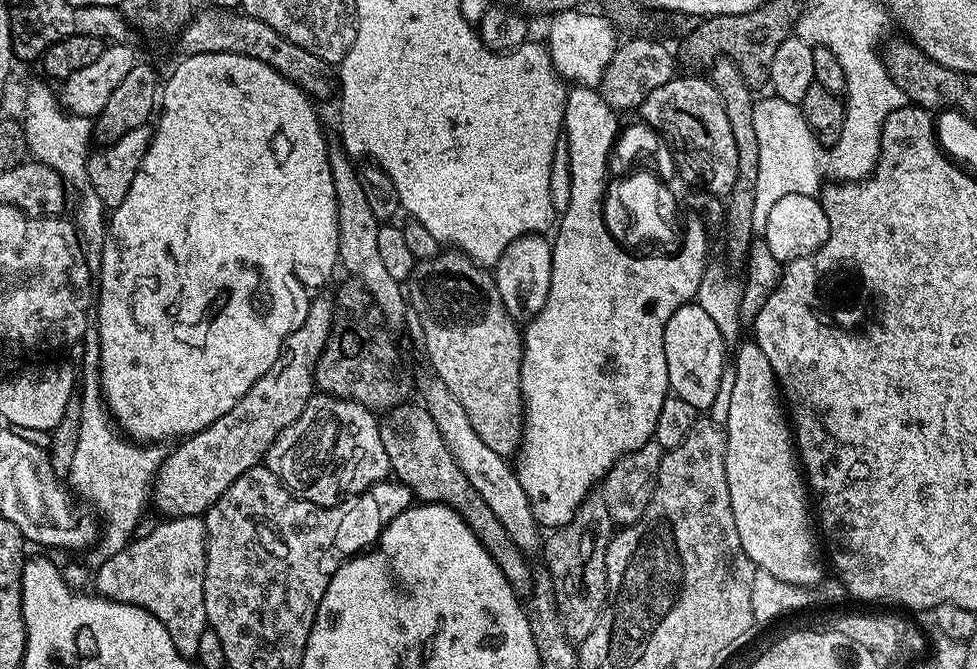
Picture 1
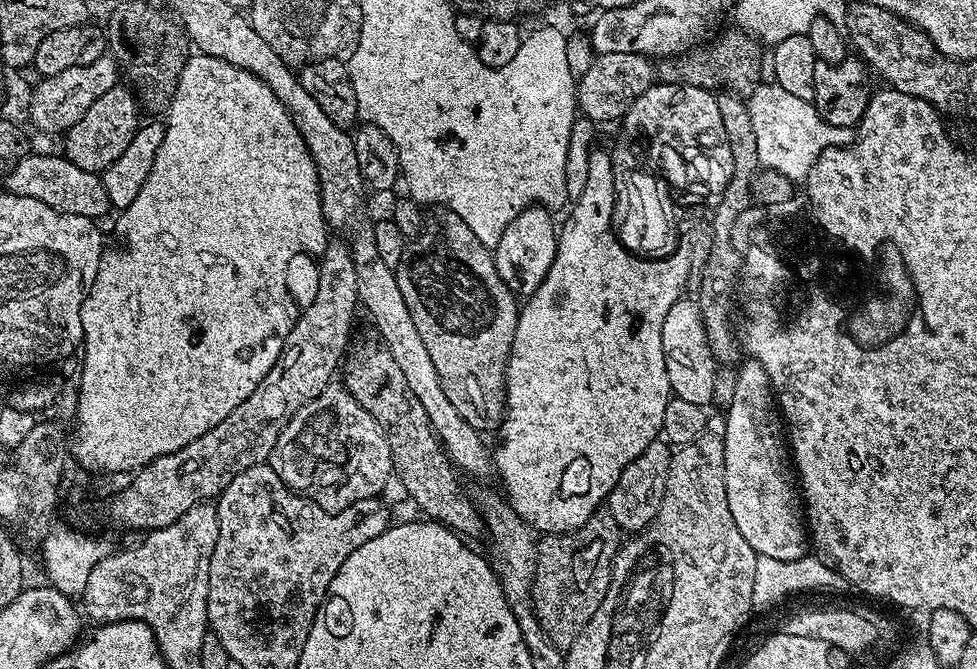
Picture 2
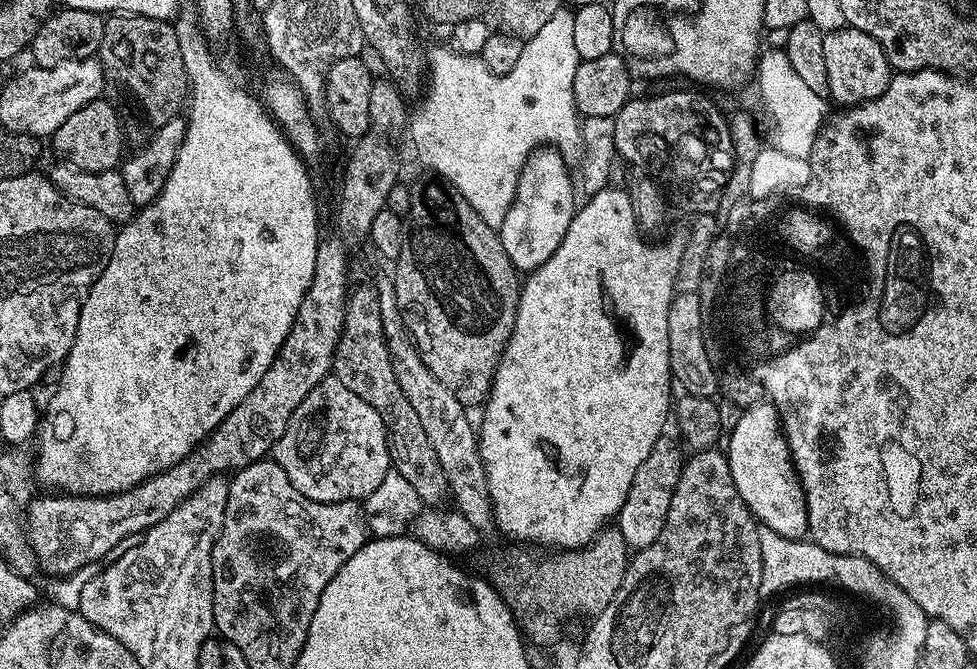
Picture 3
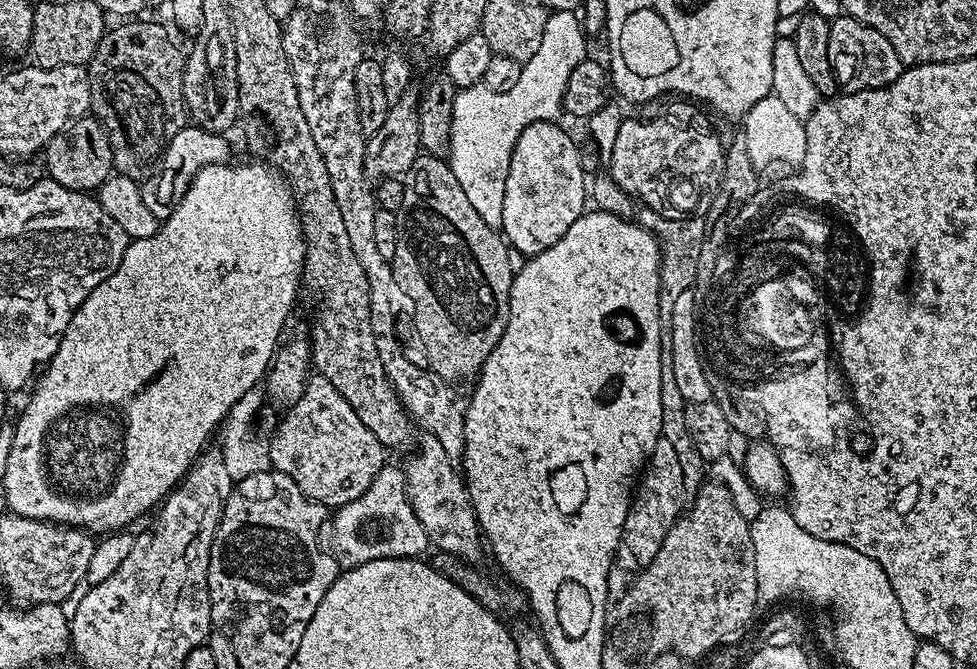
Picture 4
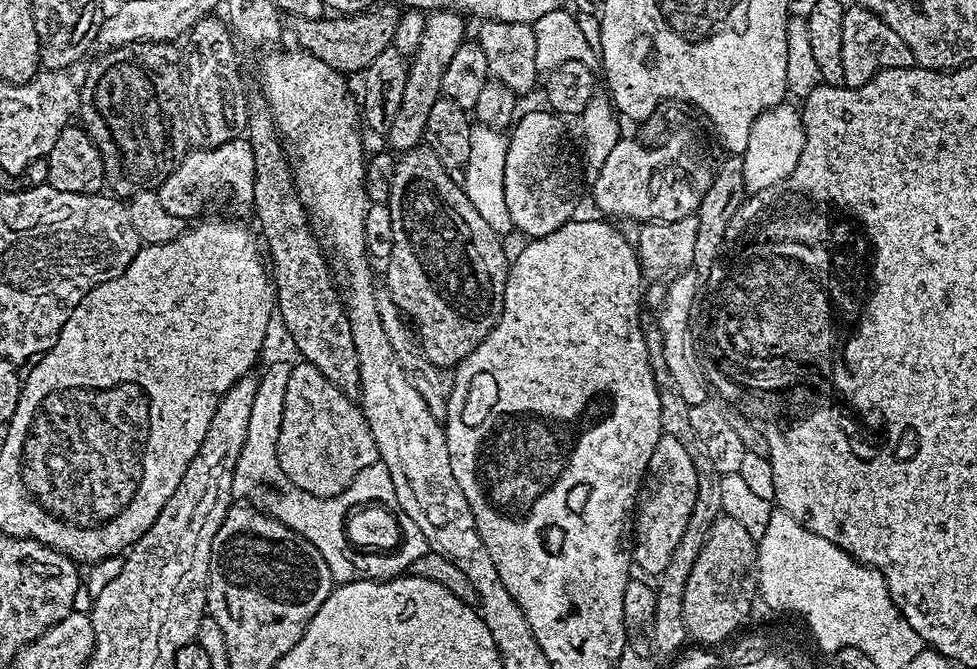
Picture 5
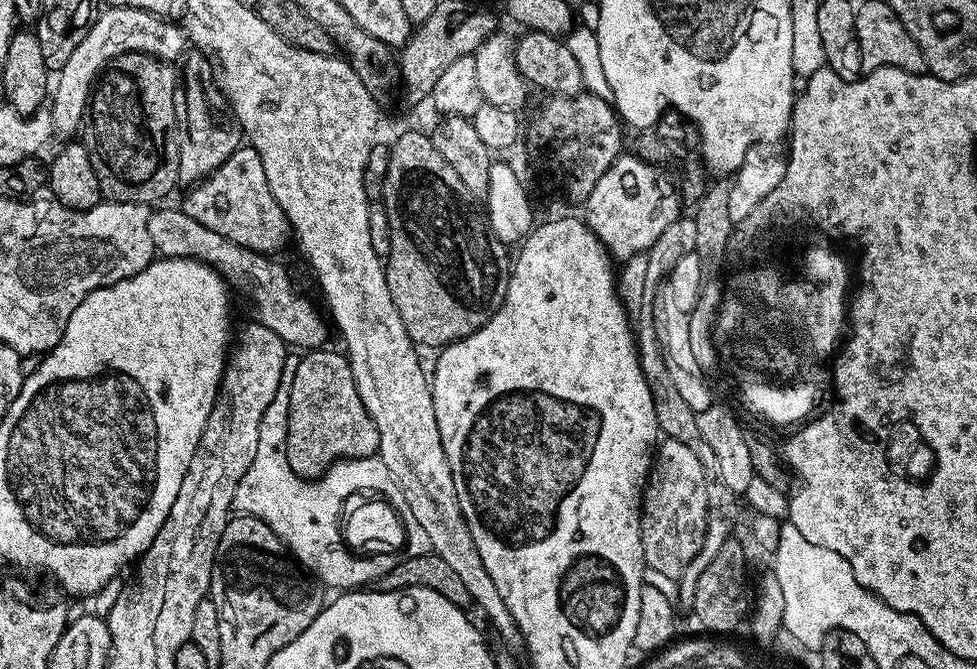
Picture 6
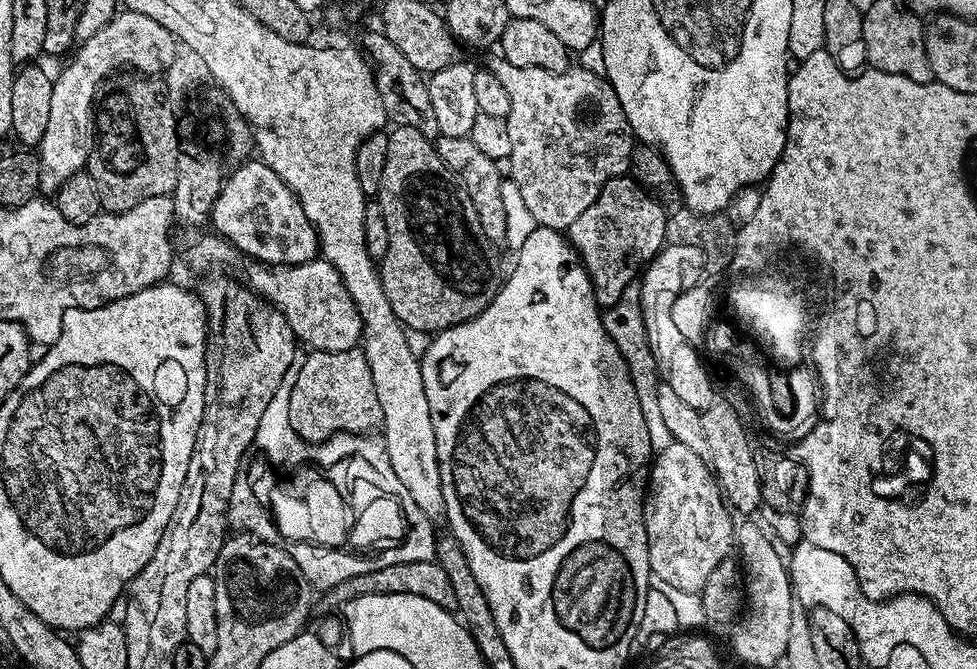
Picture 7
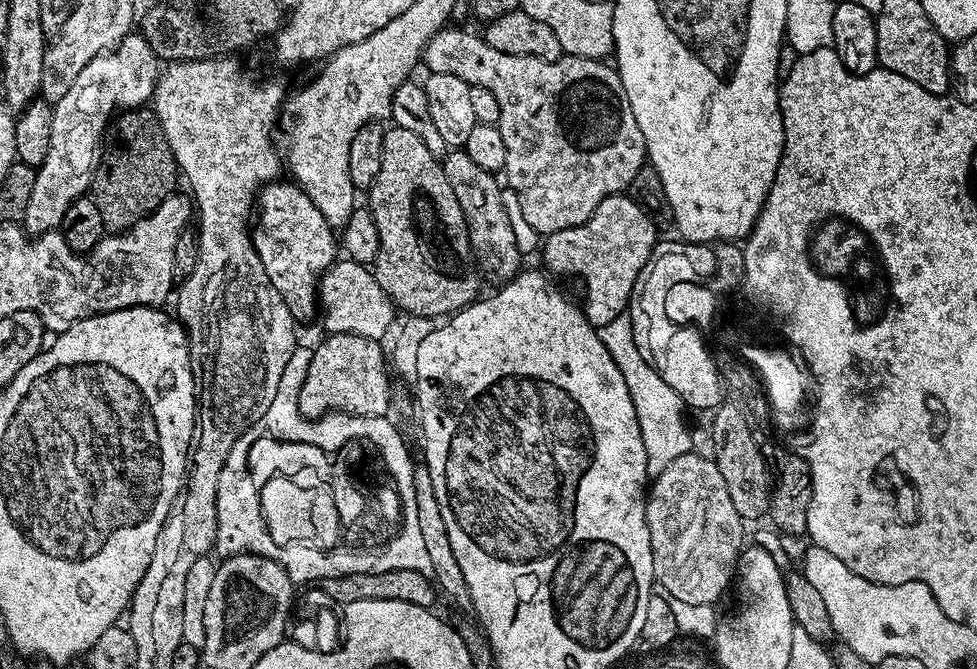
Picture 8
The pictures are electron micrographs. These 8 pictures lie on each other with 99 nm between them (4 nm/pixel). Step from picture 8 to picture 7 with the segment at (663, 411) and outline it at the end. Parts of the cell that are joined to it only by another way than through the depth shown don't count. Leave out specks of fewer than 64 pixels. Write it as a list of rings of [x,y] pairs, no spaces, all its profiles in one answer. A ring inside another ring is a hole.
[[[635,280],[630,286],[626,286],[625,290],[622,290],[618,302],[614,306],[605,309],[601,316],[603,318],[603,328],[610,335],[611,340],[627,364],[627,372],[631,376],[631,382],[634,383],[635,393],[638,394],[638,402],[642,406],[643,418],[646,419],[646,428],[650,436],[652,449],[656,452],[666,449],[674,441],[663,421],[663,417],[661,417],[658,405],[656,392],[660,383],[659,368],[657,360],[650,350],[645,319],[642,318],[641,286],[639,281]]]

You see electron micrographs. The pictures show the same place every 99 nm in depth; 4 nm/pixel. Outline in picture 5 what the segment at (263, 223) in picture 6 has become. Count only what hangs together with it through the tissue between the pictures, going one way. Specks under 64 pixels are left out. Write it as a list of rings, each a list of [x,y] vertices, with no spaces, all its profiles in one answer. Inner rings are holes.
[[[236,137],[222,146],[187,151],[176,168],[159,186],[161,205],[167,213],[188,220],[201,215],[208,200],[219,192],[228,191],[234,199],[245,206],[251,205],[254,194],[254,152],[247,137]],[[197,215],[197,216],[196,216]],[[196,216],[196,217],[192,217]]]

